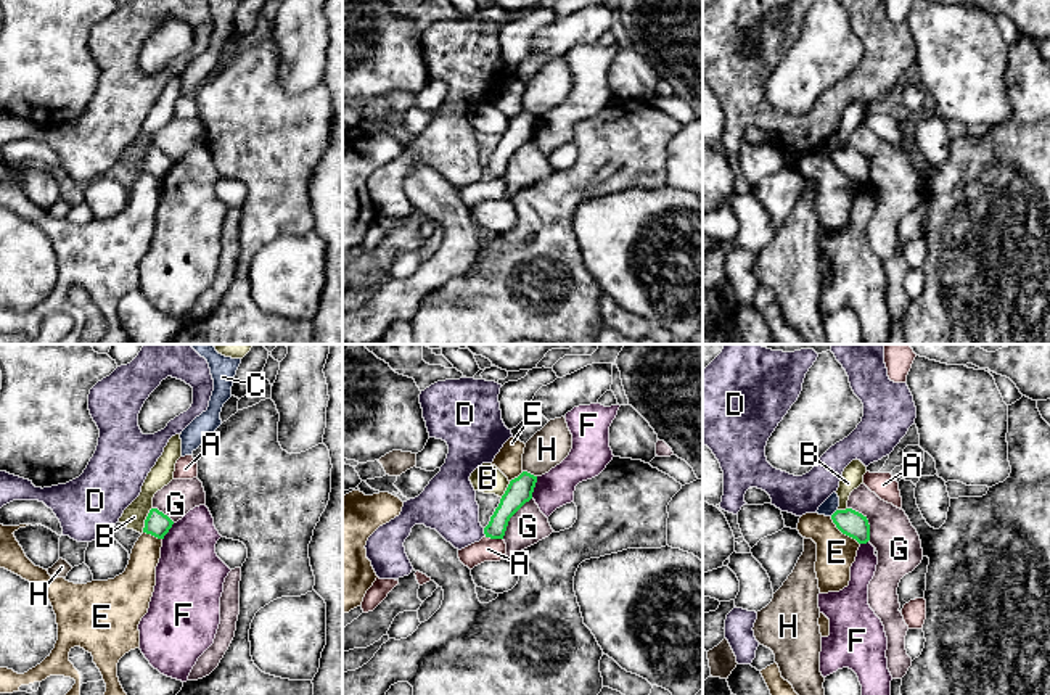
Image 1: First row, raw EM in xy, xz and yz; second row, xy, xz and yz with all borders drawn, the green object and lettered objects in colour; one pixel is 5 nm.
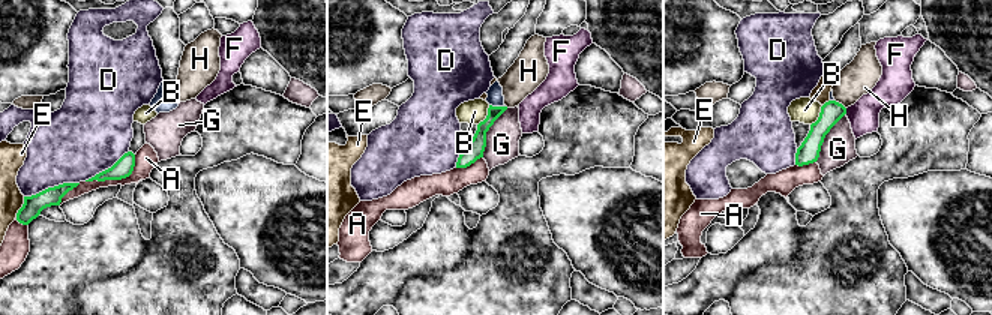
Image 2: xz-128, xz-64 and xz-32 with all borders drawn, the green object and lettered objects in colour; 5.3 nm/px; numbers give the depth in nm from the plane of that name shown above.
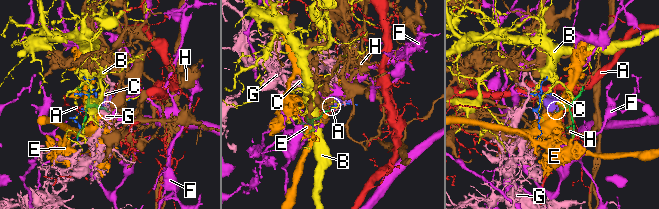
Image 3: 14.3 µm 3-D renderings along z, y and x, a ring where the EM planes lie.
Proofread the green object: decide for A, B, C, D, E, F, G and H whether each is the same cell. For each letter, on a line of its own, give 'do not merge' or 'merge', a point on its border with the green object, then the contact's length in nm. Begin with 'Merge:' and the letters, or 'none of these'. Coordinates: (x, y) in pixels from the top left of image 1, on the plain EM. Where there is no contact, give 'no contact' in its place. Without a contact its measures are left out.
Merge: none of these
A: do not merge; meets green in xz at (494, 177); contact 100 nm long
B: do not merge; meets green in xy at (145, 160); contact 140 nm long
C: do not merge; meets green in yz at (835, 152); contact 50 nm long
D: do not merge; meets green in xz at (484, 171); contact 40 nm long
E: do not merge; meets green in yz at (843, 172); contact 200 nm long
F: do not merge; meets green in xz at (534, 126); contact 120 nm long
G: do not merge; meets green in yz at (867, 161); contact 200 nm long
H: do not merge; meets green in xz at (529, 113); contact 80 nm long

